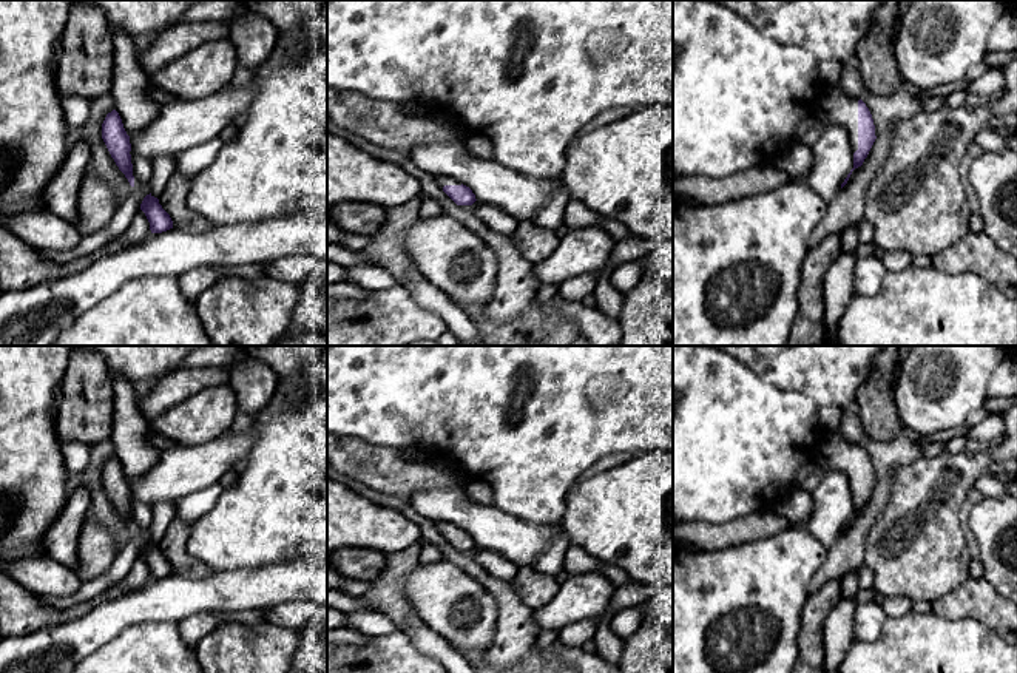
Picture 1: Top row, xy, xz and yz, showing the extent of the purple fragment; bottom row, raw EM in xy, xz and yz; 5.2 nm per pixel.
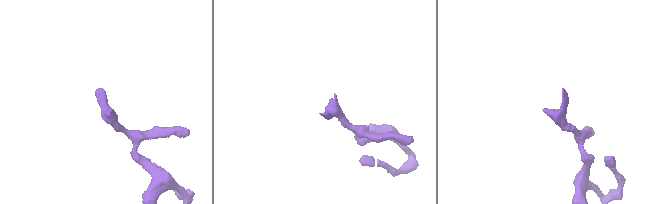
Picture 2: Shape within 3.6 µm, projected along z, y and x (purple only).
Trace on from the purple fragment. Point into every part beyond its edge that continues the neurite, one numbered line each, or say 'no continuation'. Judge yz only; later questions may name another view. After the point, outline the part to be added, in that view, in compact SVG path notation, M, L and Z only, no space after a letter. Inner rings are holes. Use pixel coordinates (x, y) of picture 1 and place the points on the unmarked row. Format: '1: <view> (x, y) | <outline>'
1: yz (834, 453) | M838 431L818 432L813 462L826 471L841 471L847 475L853 499L858 495L858 443L849 443Z

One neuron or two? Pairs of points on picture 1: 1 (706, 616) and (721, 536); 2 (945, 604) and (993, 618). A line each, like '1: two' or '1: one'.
1: two
2: one

